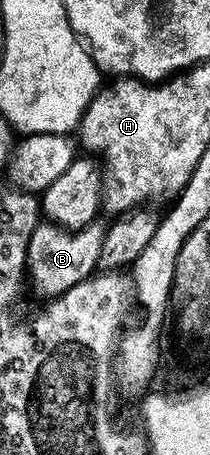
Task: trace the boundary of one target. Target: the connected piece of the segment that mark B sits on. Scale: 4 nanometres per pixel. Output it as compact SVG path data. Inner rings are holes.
M51 221L37 223L34 233L30 233L26 268L31 290L33 287L40 295L55 297L66 293L66 289L77 287L83 279L90 278L99 265L105 230L105 224L100 221L86 225L83 231L65 231Z

